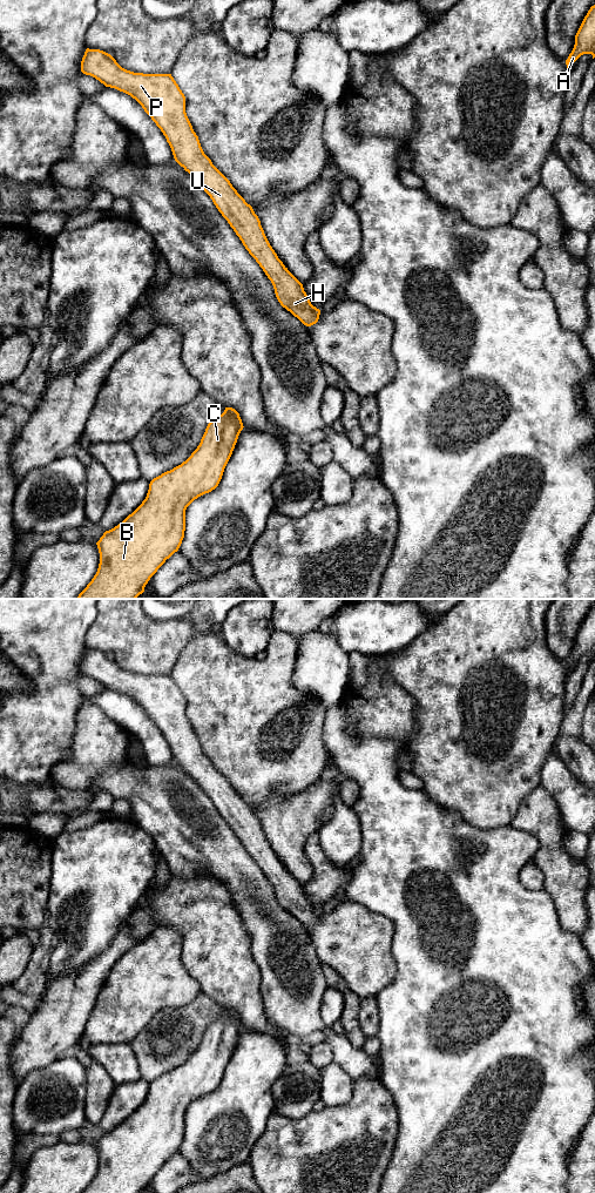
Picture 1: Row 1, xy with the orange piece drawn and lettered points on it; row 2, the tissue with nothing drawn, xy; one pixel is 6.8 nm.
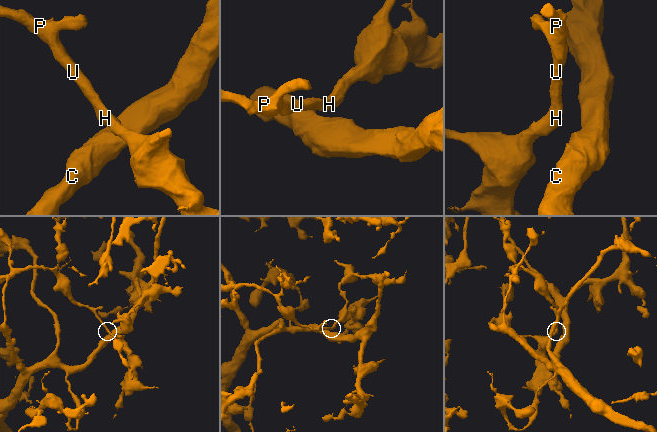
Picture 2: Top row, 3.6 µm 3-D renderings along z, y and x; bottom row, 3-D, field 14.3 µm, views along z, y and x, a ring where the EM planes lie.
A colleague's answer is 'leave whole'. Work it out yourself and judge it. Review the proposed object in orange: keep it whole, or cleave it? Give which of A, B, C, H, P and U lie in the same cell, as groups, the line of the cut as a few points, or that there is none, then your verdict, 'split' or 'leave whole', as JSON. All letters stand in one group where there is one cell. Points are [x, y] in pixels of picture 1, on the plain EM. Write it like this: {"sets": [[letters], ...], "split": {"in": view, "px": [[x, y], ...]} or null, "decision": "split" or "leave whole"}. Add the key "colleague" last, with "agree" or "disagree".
{"sets": [["A", "B", "C", "H", "P", "U"]], "split": null, "decision": "leave whole", "colleague": "agree"}

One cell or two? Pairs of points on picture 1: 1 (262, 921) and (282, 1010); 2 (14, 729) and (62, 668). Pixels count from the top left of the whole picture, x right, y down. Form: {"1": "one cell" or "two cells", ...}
{"1": "one cell", "2": "one cell"}

